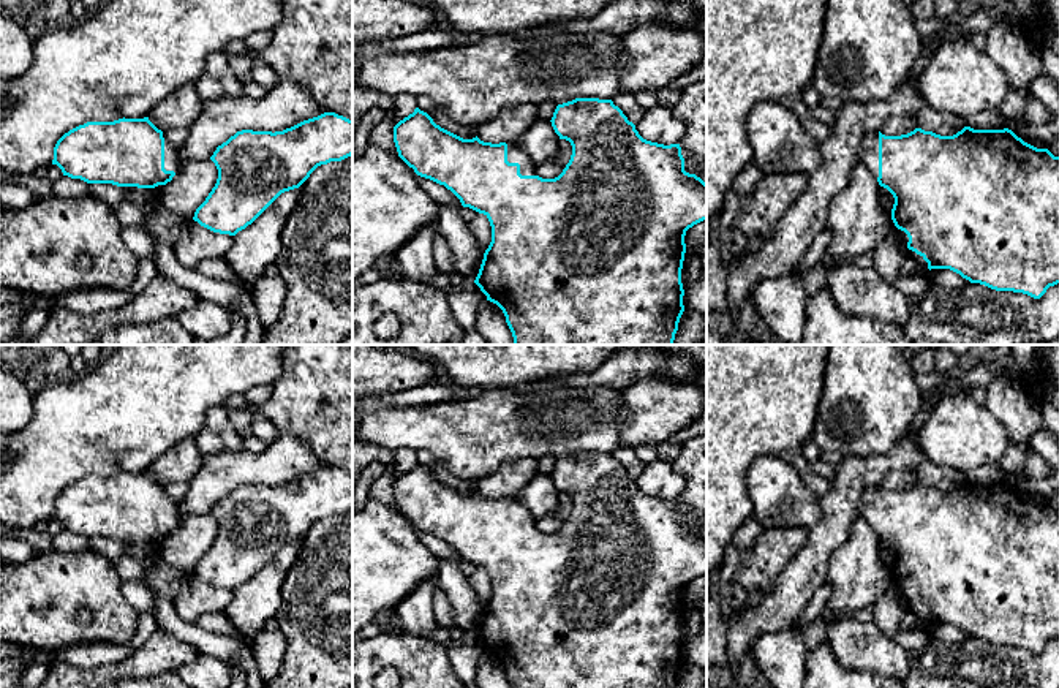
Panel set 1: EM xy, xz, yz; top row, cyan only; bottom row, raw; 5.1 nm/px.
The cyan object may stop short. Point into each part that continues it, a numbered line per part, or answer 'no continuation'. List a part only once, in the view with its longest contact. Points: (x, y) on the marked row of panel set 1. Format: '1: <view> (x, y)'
1: xz (514, 154)

